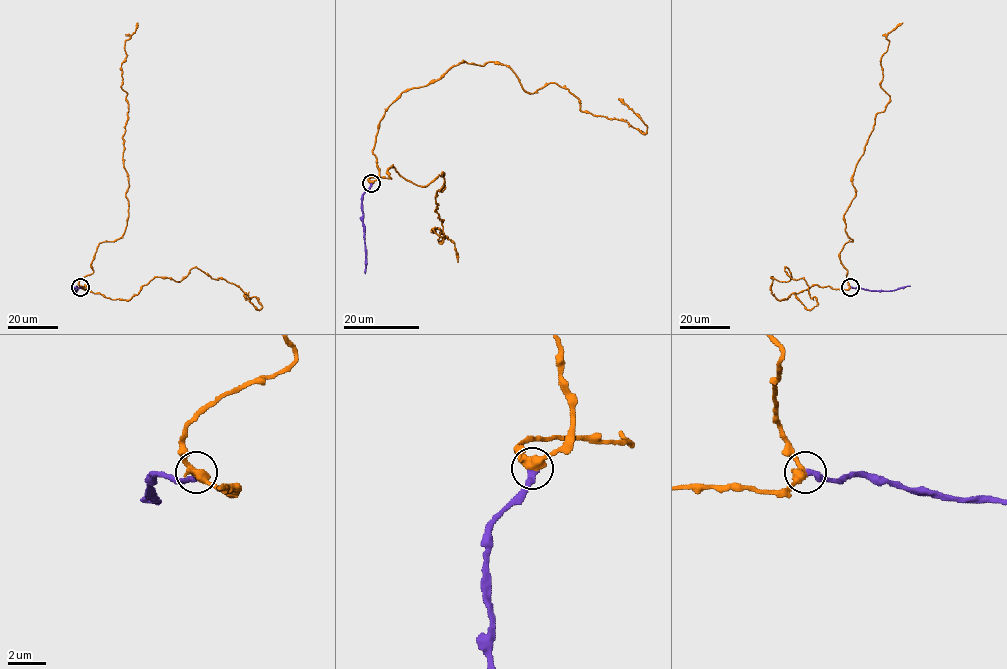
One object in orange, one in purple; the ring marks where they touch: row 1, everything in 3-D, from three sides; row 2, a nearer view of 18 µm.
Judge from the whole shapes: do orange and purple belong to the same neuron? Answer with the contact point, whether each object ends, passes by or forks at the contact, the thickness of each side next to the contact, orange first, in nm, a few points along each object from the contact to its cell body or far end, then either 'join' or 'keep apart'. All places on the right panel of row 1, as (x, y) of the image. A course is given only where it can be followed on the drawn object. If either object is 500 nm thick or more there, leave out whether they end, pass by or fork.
(850, 287) | orange passes by | purple ends | 440/320 nm | orange via (850, 287), (840, 259), (852, 241), (843, 216), (875, 115), (890, 100), (880, 81), (887, 35), (902, 23) | purple via (850, 287), (892, 291), (910, 286) | join

